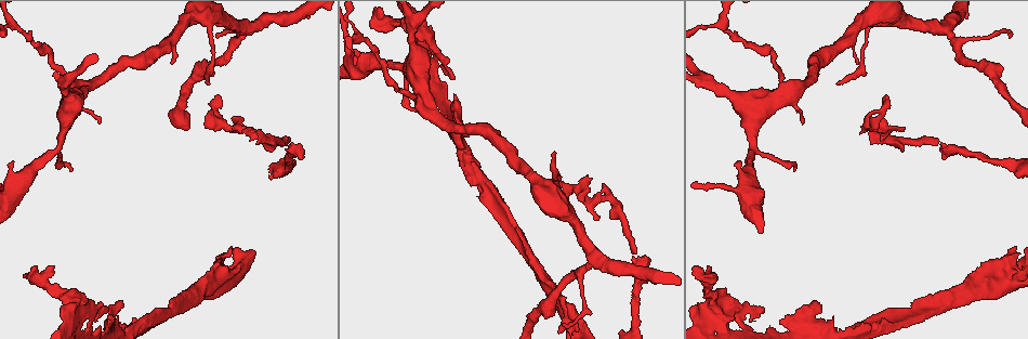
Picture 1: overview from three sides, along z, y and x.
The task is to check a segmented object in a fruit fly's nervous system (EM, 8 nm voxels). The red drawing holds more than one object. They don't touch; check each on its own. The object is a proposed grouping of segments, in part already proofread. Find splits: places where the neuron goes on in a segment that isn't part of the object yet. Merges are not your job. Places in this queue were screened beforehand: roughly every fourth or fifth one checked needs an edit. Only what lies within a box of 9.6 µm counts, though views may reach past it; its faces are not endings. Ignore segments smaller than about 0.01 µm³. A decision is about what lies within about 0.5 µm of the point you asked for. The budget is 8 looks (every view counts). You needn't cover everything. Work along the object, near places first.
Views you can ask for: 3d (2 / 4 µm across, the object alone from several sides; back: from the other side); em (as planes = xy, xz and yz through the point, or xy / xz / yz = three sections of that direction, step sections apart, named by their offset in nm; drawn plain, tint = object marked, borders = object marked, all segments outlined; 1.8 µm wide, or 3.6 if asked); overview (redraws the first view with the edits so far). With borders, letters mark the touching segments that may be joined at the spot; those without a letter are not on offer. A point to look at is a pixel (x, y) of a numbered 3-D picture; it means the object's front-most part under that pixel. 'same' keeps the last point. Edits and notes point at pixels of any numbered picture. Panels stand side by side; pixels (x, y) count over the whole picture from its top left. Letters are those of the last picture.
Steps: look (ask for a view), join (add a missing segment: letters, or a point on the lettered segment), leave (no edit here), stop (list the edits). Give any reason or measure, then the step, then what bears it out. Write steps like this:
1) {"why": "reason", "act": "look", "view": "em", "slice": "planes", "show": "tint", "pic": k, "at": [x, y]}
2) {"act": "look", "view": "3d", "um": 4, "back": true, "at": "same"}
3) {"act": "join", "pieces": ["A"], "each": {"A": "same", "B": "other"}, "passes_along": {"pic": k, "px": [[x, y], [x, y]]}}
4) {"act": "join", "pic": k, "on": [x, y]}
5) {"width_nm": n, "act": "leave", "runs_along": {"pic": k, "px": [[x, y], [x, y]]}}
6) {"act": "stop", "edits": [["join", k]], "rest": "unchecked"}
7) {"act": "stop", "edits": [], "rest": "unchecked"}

{"why": "an open end", "act": "look", "view": "em", "slice": "xz", "step": 8, "show": "tint", "pic": 1, "at": [464, 148]}

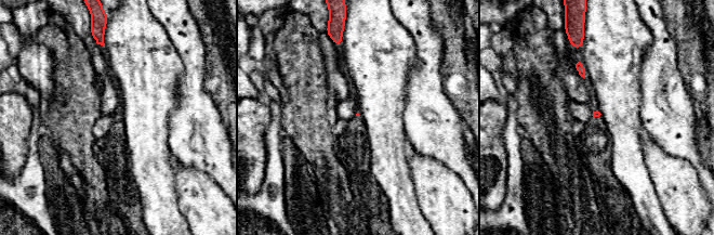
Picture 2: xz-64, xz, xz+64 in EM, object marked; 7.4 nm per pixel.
{"act": "look", "view": "em", "slice": "planes", "show": "tint", "at": "same"}

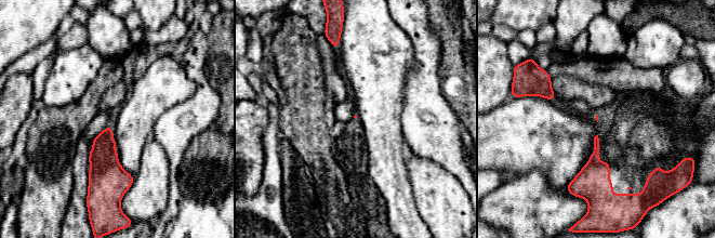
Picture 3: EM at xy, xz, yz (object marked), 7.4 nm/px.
{"act": "look", "view": "em", "slice": "planes", "show": "borders", "at": "same"}

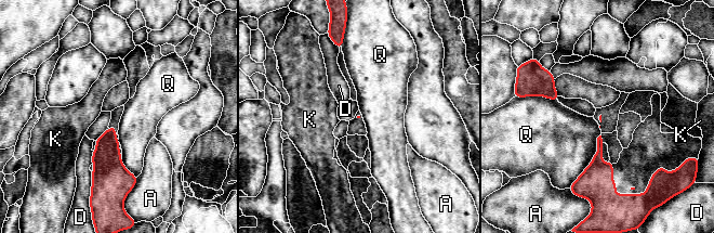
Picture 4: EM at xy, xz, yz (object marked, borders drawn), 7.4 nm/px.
{"act": "leave", "each": {"A": "other", "D": "other", "K": "other", "Q": "other"}, "found": "no lettered segment goes on from it"}

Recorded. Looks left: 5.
{"why": "free end", "act": "look", "view": "3d", "um": 2, "pic": 1, "at": [107, 309]}

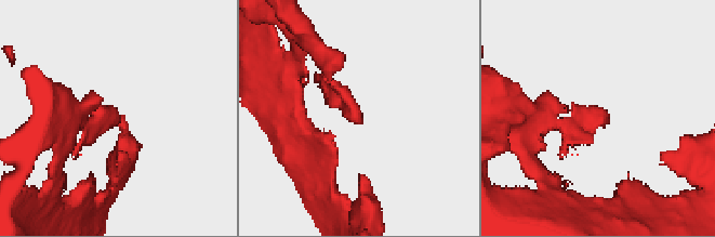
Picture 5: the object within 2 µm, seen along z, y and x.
{"why": "shape alone is not enough", "act": "look", "view": "em", "slice": "planes", "show": "borders", "pic": 5, "at": [607, 120]}

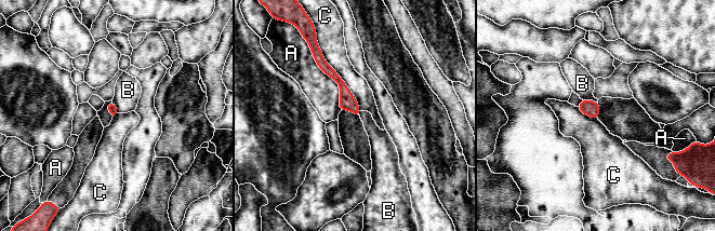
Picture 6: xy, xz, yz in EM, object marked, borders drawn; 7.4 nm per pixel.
{"longest_contact_nm": ["C", 550], "act": "leave", "each": {"A": "other", "B": "other", "C": "other"}, "found": "no lettered segment goes on from it"}

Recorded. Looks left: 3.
{"why": "an open end", "act": "look", "view": "3d", "um": 2, "back": true, "pic": 1, "at": [244, 127]}

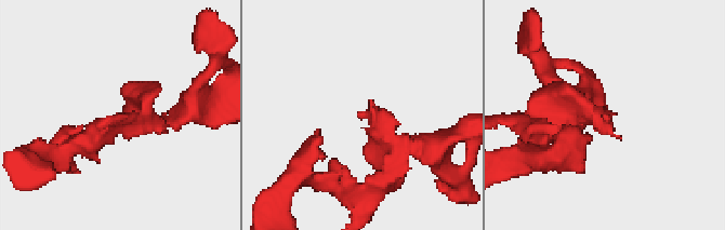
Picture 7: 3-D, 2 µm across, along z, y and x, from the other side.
{"why": "now the EM", "act": "look", "view": "em", "slice": "planes", "show": "borders", "pic": 7, "at": [604, 116]}

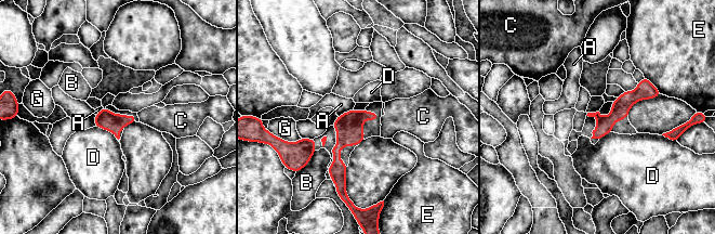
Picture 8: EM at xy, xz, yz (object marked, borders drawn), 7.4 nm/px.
{"longest_contact_nm": ["D", 190], "act": "leave", "each": {"A": "other", "B": "other", "C": "other", "D": "other", "E": "other", "G": "other"}, "runs_along": {"pic": 8, "px": [[657, 92], [635, 95], [595, 135]]}, "found": "no lettered segment goes on from it"}

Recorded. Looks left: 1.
{"act": "stop", "edits": [], "rest": "unchecked"}

